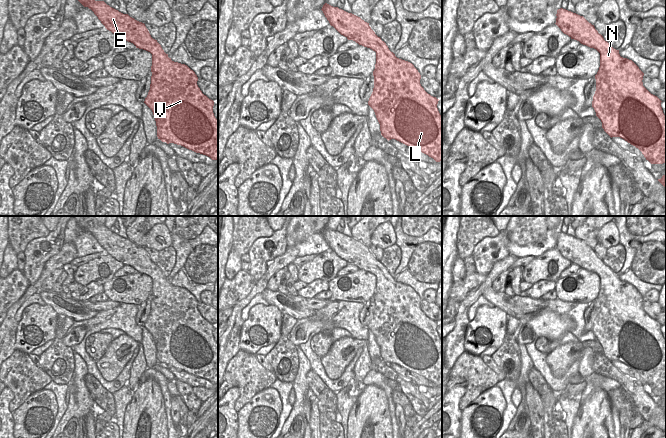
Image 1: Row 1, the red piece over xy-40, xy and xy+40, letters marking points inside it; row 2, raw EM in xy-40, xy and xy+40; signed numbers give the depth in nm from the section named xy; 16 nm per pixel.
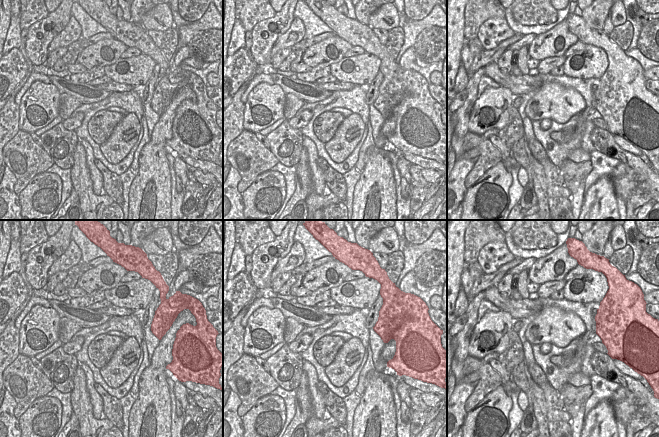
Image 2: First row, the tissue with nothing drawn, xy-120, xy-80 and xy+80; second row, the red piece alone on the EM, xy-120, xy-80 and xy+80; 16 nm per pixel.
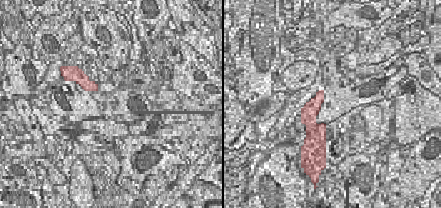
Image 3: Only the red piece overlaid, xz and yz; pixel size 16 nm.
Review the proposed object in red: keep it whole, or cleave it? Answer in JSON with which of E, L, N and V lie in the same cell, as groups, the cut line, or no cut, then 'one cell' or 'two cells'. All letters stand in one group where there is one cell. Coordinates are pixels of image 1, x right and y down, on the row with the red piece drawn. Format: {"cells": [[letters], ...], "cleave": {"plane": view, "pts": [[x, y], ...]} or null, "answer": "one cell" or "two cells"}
{"cells": [["E", "L", "N", "V"]], "cleave": null, "answer": "one cell"}

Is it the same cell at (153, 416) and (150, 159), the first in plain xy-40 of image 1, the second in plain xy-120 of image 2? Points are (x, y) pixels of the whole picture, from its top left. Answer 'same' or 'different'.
same

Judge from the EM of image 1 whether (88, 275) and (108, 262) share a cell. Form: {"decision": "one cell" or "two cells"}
{"decision": "one cell"}

